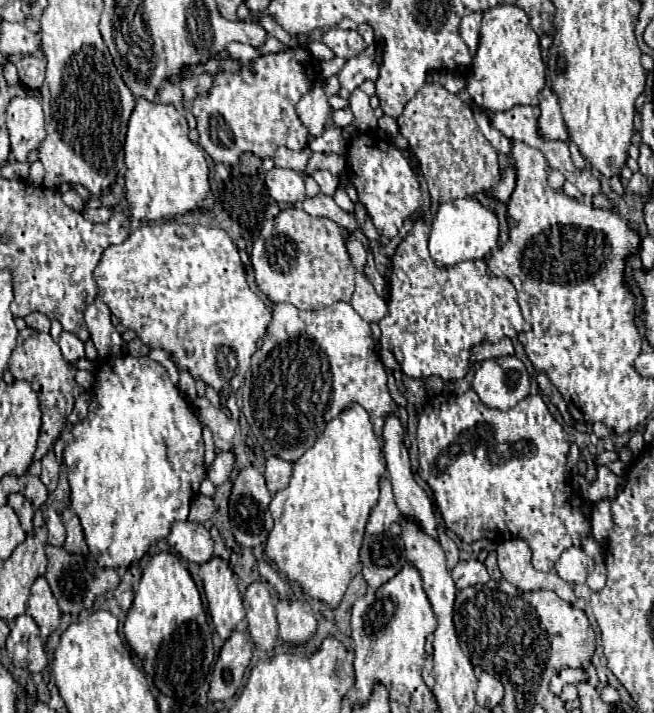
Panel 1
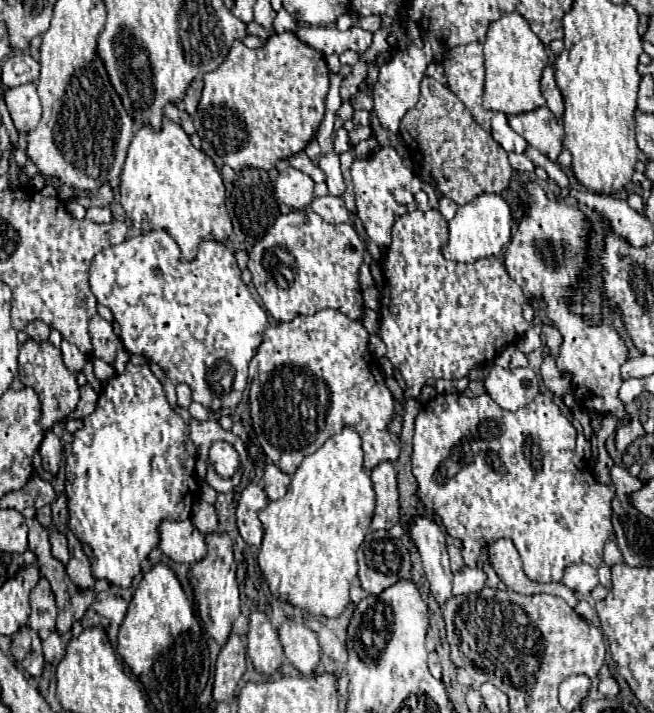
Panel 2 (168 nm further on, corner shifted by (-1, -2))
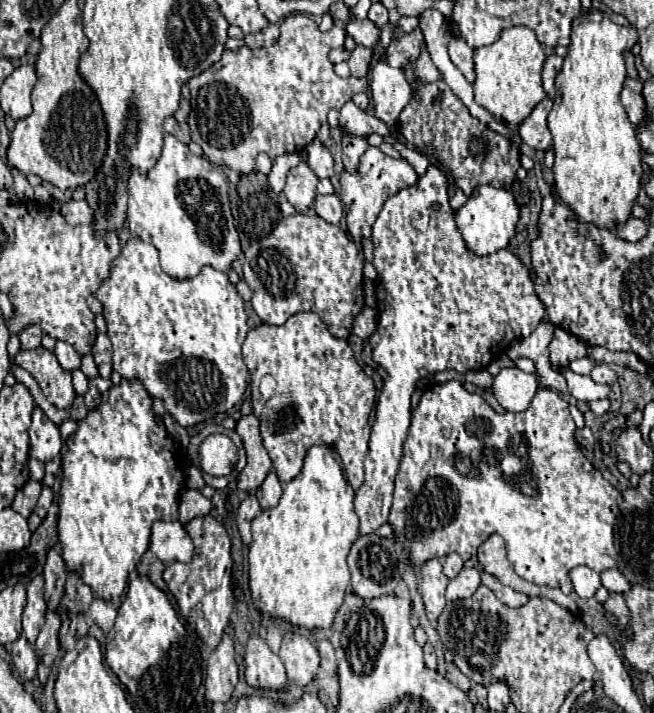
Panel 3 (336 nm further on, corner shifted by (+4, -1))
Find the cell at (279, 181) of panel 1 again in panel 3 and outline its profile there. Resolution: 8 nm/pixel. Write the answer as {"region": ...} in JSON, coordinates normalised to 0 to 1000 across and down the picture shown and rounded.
{"region":[[[463,220],[460,229],[454,234],[448,234],[439,245],[439,259],[436,259],[436,276],[439,282],[457,296],[457,299],[469,299],[479,290],[482,282],[482,262],[485,262],[485,248],[476,240],[476,234],[469,231],[469,223]]]}

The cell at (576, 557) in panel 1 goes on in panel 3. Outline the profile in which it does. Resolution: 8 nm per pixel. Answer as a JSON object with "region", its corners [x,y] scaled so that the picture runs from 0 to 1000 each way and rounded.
{"region":[[[879,795],[870,806],[873,806],[873,815],[876,815],[879,832],[885,837],[907,837],[910,829],[919,823],[916,804],[901,798],[901,795]]]}

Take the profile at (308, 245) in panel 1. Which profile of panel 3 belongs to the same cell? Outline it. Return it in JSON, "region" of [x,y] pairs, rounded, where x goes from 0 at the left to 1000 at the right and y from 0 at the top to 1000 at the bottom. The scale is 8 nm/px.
{"region":[[[445,302],[433,304],[427,316],[417,321],[417,327],[393,341],[387,341],[375,352],[372,366],[372,391],[387,408],[384,428],[396,447],[405,456],[433,456],[442,445],[460,436],[476,436],[491,445],[491,450],[500,453],[503,467],[515,475],[531,475],[537,467],[540,447],[552,439],[558,431],[555,422],[555,358],[549,355],[540,335],[524,324],[518,316],[506,316],[494,310],[491,304],[476,302]]]}

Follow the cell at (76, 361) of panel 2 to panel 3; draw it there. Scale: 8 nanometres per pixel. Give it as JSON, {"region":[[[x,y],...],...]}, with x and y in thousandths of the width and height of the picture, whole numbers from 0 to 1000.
{"region":[[[87,478],[81,495],[84,495],[84,501],[87,501],[87,506],[93,509],[96,518],[112,520],[112,518],[121,518],[124,515],[124,501],[121,501],[121,495],[106,481]]]}

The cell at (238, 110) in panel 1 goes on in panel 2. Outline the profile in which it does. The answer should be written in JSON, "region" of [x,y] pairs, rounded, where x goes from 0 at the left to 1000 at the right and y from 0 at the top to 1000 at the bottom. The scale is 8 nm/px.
{"region":[[[446,45],[419,48],[410,53],[404,67],[391,70],[382,70],[367,56],[358,56],[349,81],[330,98],[312,107],[309,140],[300,160],[294,163],[300,185],[309,194],[309,213],[318,216],[333,236],[349,230],[361,241],[376,233],[413,238],[425,224],[437,224],[462,213],[483,188],[489,168],[495,165],[502,112],[505,98],[495,79],[459,59]]]}

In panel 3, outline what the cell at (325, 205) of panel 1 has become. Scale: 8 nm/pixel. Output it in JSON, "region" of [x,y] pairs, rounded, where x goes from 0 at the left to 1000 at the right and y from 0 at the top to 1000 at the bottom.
{"region":[[[485,273],[482,296],[500,313],[518,313],[521,299],[524,299],[524,288],[521,288],[521,279],[515,273]]]}

